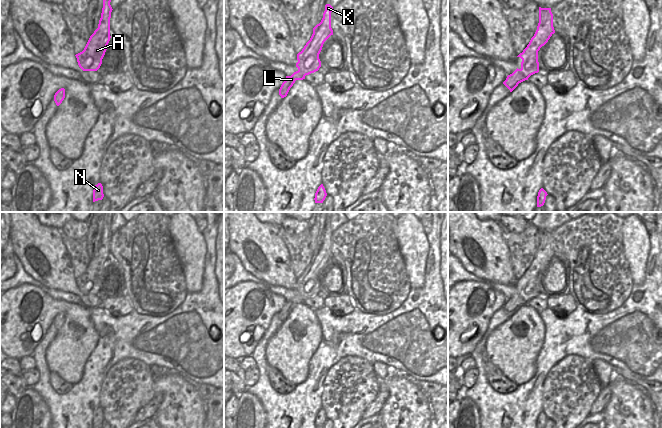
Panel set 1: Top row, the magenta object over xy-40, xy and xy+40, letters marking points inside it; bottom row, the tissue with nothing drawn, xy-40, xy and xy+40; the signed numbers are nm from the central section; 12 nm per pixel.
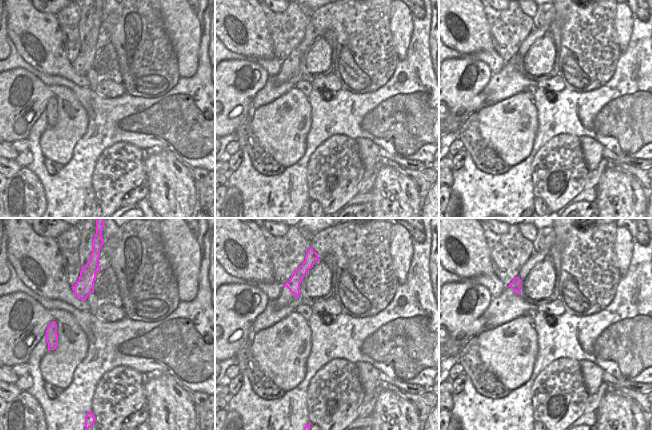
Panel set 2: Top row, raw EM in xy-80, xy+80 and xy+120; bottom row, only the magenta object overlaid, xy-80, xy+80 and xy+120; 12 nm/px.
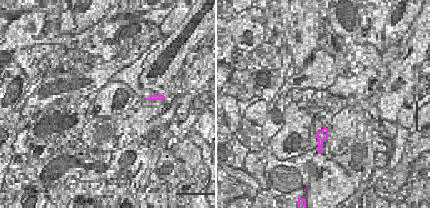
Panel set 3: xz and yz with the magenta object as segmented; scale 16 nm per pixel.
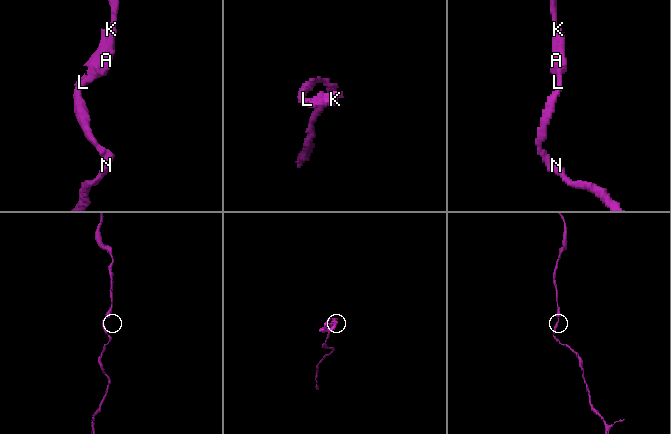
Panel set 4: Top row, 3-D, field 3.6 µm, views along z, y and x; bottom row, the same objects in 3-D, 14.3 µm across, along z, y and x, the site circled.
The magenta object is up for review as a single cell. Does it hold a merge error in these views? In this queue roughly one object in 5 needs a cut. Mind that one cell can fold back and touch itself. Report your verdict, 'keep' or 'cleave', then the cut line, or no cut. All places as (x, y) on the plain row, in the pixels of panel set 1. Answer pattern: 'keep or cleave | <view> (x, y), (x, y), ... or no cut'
keep | no cut

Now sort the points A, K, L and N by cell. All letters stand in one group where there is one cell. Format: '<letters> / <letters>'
A K L N

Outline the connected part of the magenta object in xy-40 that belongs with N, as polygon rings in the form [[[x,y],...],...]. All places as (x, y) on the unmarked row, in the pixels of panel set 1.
[[[98,407],[97,409],[94,410],[93,414],[93,426],[102,424],[104,421],[103,418],[103,410],[101,407]]]

